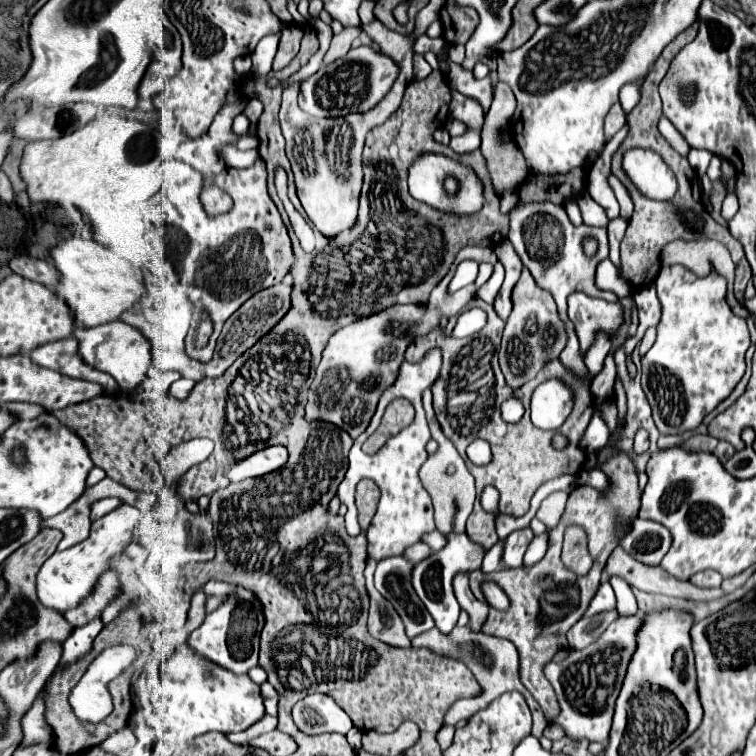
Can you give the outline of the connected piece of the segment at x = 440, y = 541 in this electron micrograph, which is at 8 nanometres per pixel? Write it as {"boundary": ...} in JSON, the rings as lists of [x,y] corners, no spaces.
{"boundary":[[[438,530],[424,534],[422,536],[422,542],[427,544],[432,550],[439,551],[446,545],[446,538]]]}

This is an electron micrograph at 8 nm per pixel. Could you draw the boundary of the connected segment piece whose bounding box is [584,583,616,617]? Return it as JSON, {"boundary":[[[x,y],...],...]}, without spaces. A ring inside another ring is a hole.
{"boundary":[[[602,583],[594,595],[594,599],[590,601],[590,607],[586,609],[584,617],[590,617],[594,613],[602,613],[602,611],[610,611],[616,604],[614,591],[608,583]]]}

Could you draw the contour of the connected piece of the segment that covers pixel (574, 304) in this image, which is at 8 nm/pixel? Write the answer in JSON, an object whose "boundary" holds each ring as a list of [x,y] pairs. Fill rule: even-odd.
{"boundary":[[[578,291],[568,299],[568,317],[574,323],[580,349],[584,353],[594,343],[594,333],[598,329],[610,335],[622,325],[622,307],[618,303],[594,299]]]}

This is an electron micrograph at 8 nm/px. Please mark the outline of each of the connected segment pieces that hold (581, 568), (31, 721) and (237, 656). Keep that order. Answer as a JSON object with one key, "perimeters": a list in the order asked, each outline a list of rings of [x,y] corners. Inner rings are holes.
{"perimeters":[[[[568,525],[564,533],[562,563],[578,575],[588,573],[588,569],[592,567],[592,557],[588,553],[588,535],[578,525]]],[[[38,697],[31,709],[22,719],[23,739],[21,746],[31,746],[41,742],[49,742],[53,738],[52,730],[44,719],[44,701]]],[[[236,587],[236,591],[228,595],[214,613],[208,613],[204,623],[190,633],[188,645],[198,653],[202,653],[206,659],[218,663],[220,667],[236,675],[242,675],[258,665],[258,643],[262,627],[264,627],[264,615],[262,609],[252,609],[250,589]]]]}

